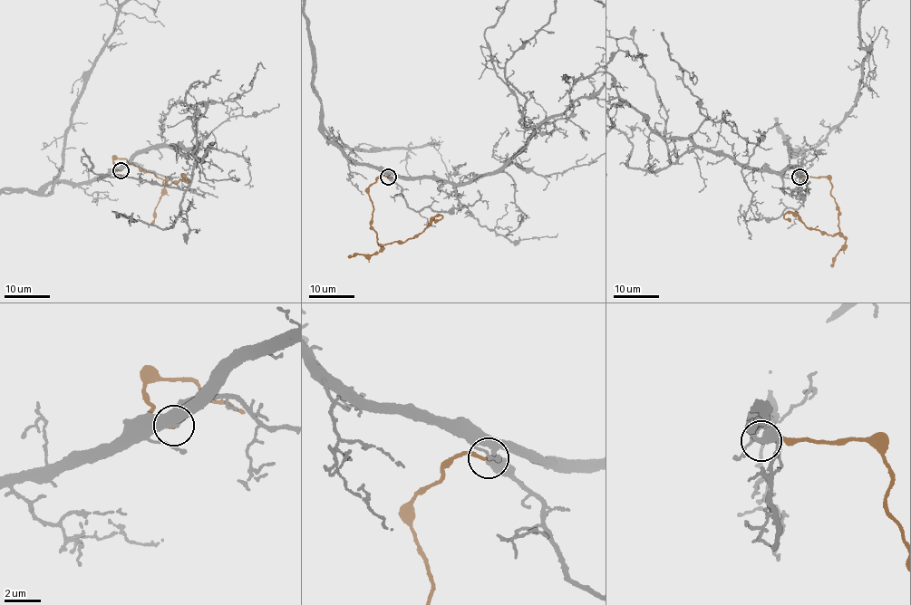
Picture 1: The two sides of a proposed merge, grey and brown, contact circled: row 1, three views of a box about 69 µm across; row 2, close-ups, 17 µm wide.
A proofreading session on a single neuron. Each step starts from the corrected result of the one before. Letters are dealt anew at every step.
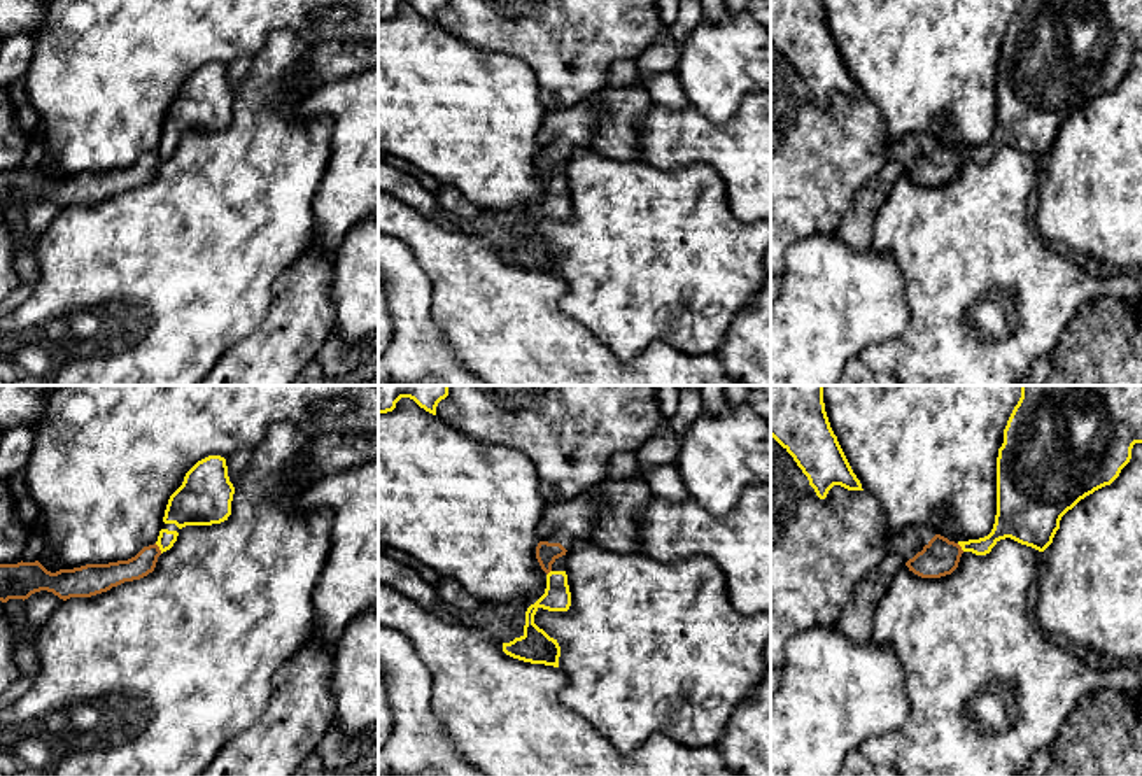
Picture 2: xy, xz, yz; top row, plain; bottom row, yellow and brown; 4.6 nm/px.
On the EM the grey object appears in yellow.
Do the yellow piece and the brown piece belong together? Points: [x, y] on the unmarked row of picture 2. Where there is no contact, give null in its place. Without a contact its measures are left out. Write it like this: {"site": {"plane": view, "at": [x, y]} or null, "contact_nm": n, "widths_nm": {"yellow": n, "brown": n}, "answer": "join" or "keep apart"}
{"site": {"plane": "xy", "at": [160, 156]}, "contact_nm": 60, "widths_nm": {"yellow": 80, "brown": 110}, "answer": "keep apart"}

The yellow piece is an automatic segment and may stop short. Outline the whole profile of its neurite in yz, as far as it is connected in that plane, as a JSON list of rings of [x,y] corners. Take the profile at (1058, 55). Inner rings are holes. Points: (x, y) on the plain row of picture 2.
[[[1021,0],[1018,12],[1014,14],[1007,33],[1004,37],[1004,51],[998,56],[997,65],[997,123],[993,137],[988,144],[979,147],[958,149],[963,159],[976,163],[986,163],[991,156],[1005,145],[1011,145],[1021,152],[1032,154],[1044,159],[1060,137],[1061,124],[1072,117],[1081,107],[1093,102],[1095,98],[1110,93],[1121,81],[1121,77],[1131,67],[1131,56],[1135,51],[1142,51],[1142,0]]]

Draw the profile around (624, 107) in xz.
[[[604,86],[594,98],[603,109],[603,116],[590,138],[590,147],[603,156],[620,161],[645,161],[639,149],[639,131],[643,119],[652,107],[652,98],[645,86]]]

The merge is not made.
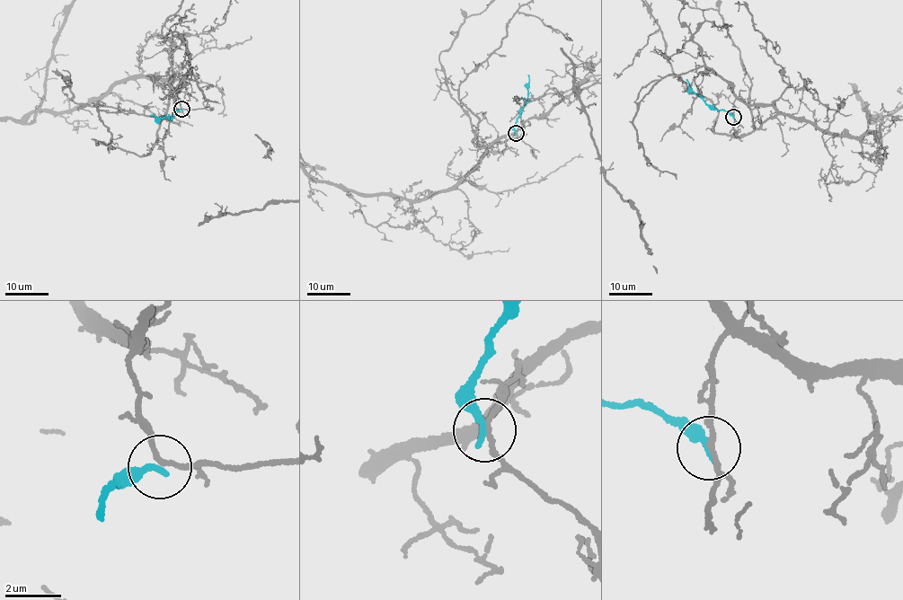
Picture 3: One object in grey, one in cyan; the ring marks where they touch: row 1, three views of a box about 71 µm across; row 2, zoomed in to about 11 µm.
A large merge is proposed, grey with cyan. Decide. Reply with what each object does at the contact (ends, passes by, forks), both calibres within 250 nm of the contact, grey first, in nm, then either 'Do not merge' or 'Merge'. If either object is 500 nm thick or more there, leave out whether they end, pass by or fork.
At the ring grey passes by. At the ring cyan ends. Thickness 170 nm (grey) against 280 nm. Do not merge

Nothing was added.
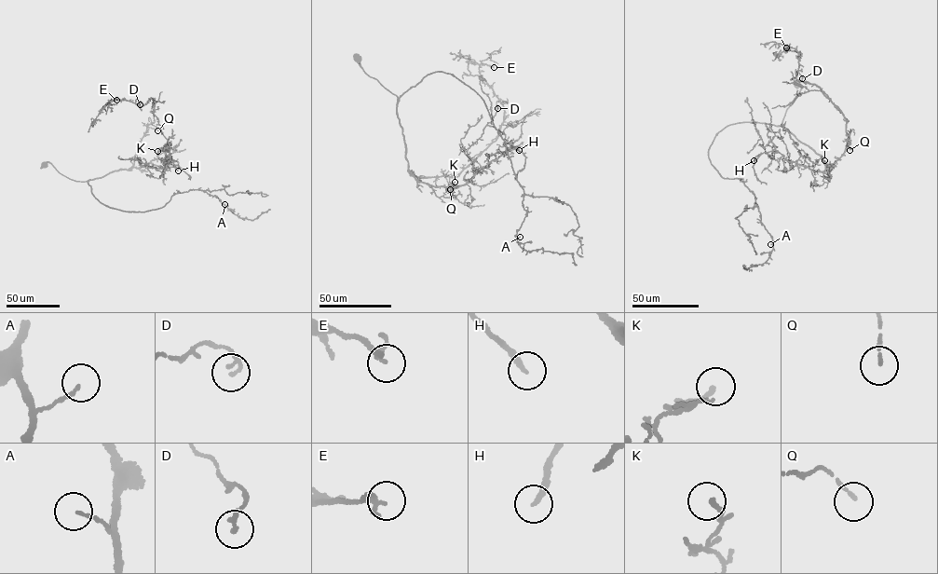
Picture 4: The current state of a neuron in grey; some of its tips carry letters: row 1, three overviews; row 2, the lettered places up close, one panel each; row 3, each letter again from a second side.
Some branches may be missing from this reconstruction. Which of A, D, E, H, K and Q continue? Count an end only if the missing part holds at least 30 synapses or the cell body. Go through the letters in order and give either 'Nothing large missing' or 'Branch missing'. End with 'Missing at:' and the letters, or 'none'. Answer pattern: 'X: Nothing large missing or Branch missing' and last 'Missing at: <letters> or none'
A: Nothing large missing
D: Nothing large missing
E: Nothing large missing
H: Branch missing
K: Nothing large missing
Q: Nothing large missing
Missing at: H

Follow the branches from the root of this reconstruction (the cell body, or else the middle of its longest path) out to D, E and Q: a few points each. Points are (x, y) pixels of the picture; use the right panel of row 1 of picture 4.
D: (797, 84), (781, 124), (829, 166), (845, 151), (846, 117), (798, 72), (802, 78)
E: (797, 84), (781, 124), (829, 166), (845, 151), (846, 117), (819, 87), (795, 78), (798, 53), (786, 47)
Q: (797, 84), (802, 88), (786, 110), (781, 125), (822, 156), (829, 166), (845, 152), (849, 137), (849, 150)

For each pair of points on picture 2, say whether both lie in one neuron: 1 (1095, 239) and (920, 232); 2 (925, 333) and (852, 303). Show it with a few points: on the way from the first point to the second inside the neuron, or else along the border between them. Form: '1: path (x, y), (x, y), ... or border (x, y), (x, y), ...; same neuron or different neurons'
1: border (1034, 226), (1050, 244), (1064, 251); different neurons
2: border (906, 286), (909, 323), (895, 337), (871, 345); different neurons

